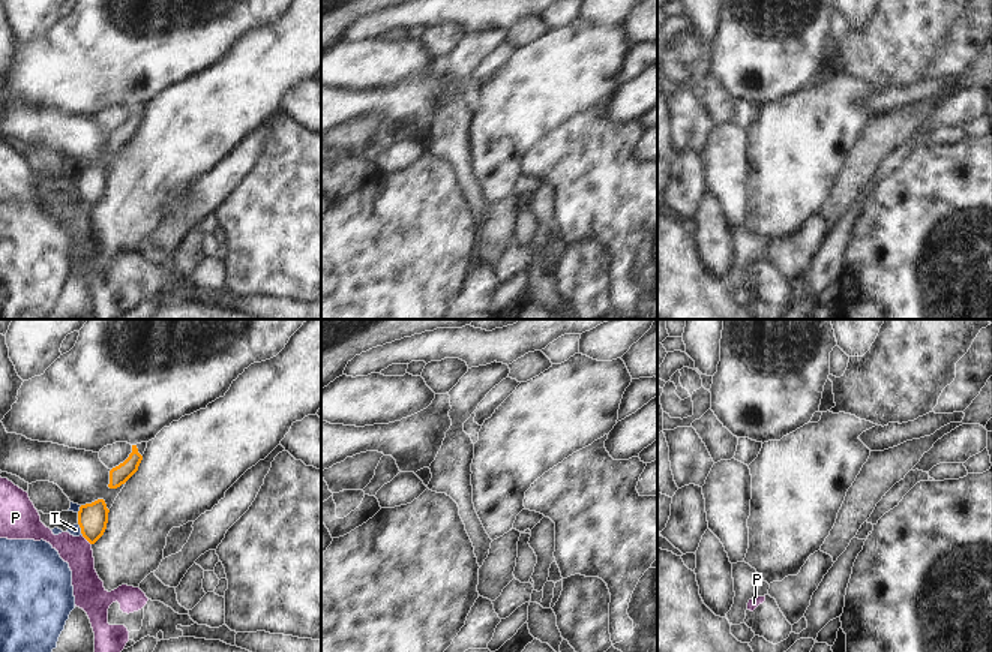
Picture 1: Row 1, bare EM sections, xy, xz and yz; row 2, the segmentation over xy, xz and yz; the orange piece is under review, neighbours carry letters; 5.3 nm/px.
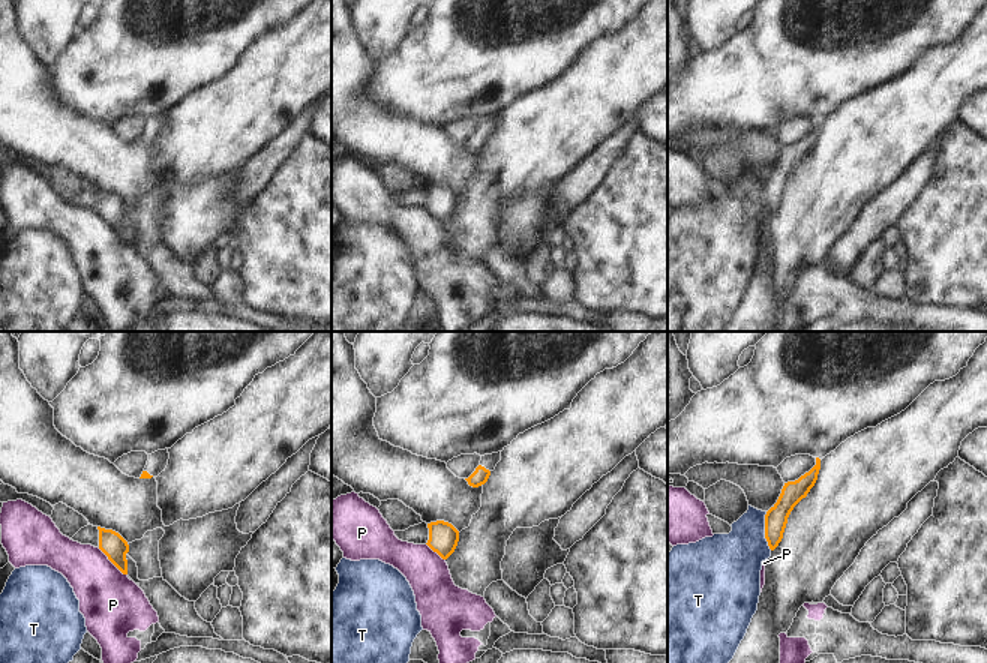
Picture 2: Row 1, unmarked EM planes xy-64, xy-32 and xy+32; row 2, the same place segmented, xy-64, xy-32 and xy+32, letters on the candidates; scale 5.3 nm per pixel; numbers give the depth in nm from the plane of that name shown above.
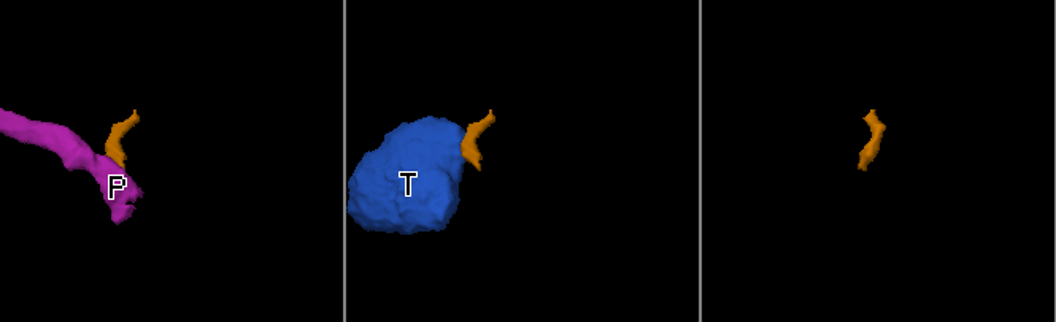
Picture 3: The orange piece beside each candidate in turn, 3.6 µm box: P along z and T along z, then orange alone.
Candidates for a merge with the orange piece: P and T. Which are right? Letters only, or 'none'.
none

